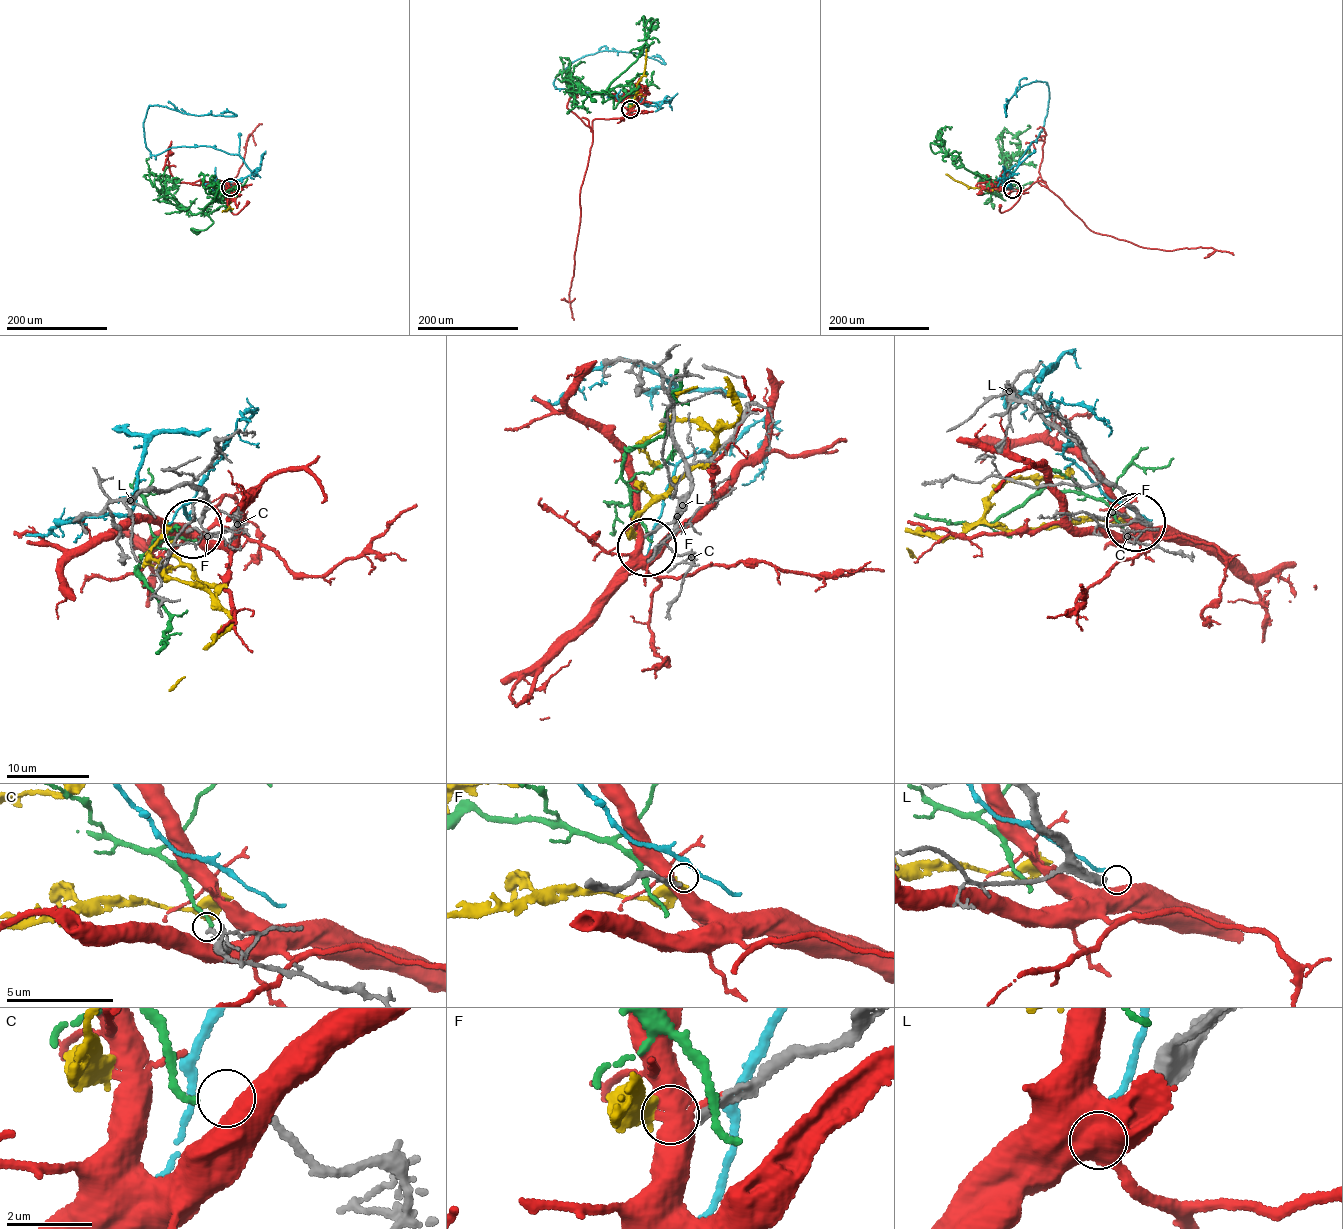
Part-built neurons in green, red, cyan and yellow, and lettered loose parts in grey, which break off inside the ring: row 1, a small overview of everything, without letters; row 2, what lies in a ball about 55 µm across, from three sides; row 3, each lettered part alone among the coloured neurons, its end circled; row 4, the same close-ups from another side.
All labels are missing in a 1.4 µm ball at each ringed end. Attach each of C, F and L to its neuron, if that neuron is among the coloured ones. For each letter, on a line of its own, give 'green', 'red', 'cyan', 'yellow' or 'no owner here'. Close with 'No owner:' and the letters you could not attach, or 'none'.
C: green
F: yellow
L: no owner here
No owner: L

